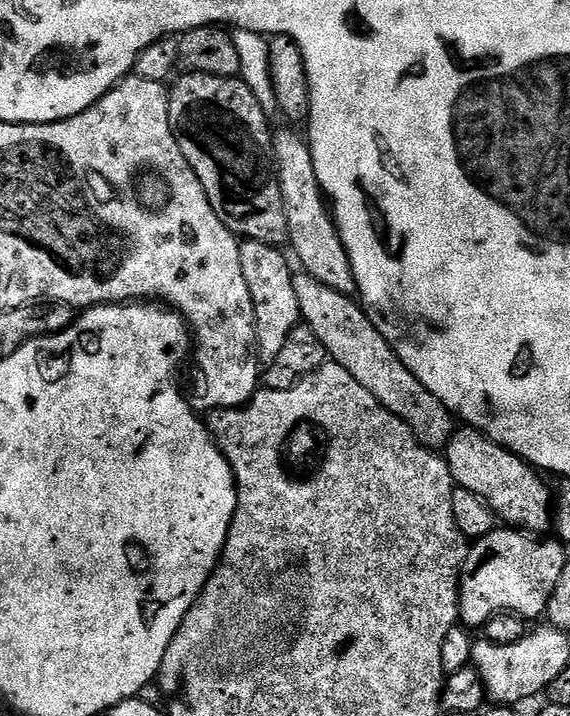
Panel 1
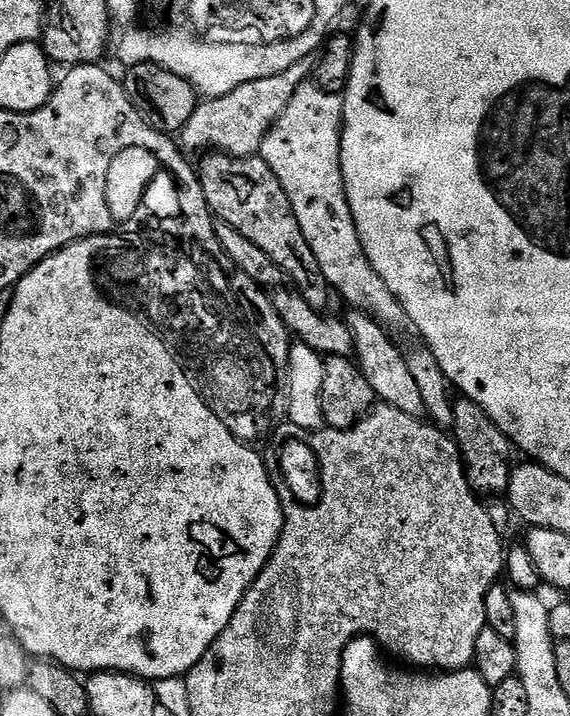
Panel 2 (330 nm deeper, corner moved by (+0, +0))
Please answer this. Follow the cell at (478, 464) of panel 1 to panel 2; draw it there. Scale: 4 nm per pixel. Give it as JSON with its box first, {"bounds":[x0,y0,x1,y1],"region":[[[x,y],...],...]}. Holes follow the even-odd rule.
{"bounds":[346,310,425,417],"region":[[[352,310],[347,314],[349,316],[346,316],[346,323],[352,335],[354,359],[359,364],[362,374],[366,374],[366,382],[374,386],[377,401],[402,410],[402,414],[423,417],[425,408],[422,393],[410,374],[407,355],[404,352],[400,353],[399,346],[388,337],[389,329],[367,312]]]}

